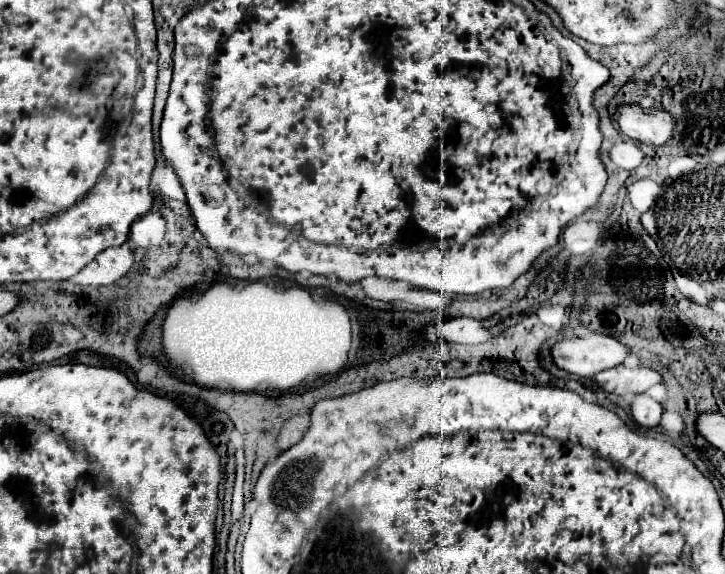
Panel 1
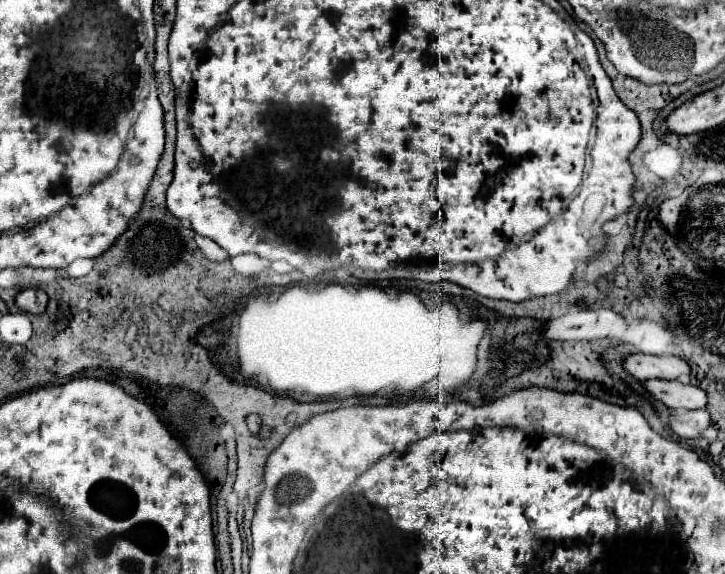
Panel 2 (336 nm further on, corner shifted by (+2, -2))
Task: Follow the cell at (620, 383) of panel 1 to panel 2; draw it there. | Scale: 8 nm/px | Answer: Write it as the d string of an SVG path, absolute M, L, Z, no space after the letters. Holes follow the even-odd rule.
M659 378L643 380L641 384L653 398L663 402L671 410L697 410L707 406L707 394L693 384Z

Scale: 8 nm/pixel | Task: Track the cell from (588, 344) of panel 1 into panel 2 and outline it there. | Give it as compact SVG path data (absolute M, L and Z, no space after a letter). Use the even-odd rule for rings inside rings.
M629 354L623 360L623 370L631 374L637 380L647 378L663 378L663 380L675 380L681 376L689 376L689 366L677 356L653 356L653 354Z

